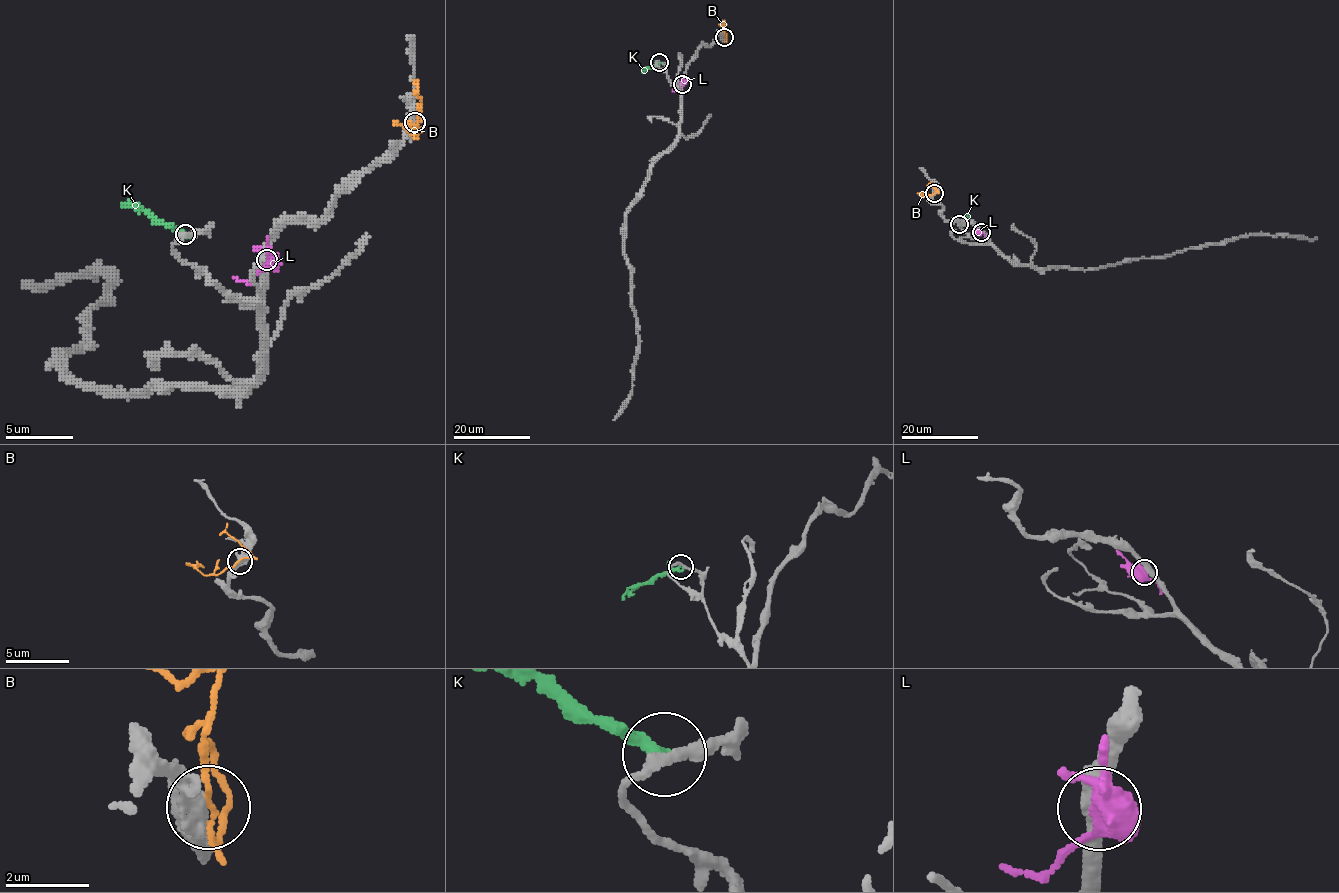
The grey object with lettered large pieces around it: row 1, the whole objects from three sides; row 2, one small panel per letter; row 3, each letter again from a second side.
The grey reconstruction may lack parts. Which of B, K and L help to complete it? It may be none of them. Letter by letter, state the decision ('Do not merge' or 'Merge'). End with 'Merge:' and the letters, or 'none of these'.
B: Do not merge
K: Do not merge
L: Do not merge
Merge: none of these

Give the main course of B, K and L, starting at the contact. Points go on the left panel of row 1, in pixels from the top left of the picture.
B: (414, 121), (417, 138), (417, 131), (393, 121)
K: (186, 233), (155, 223), (142, 209), (121, 206)
L: (267, 261), (247, 281), (233, 278)

